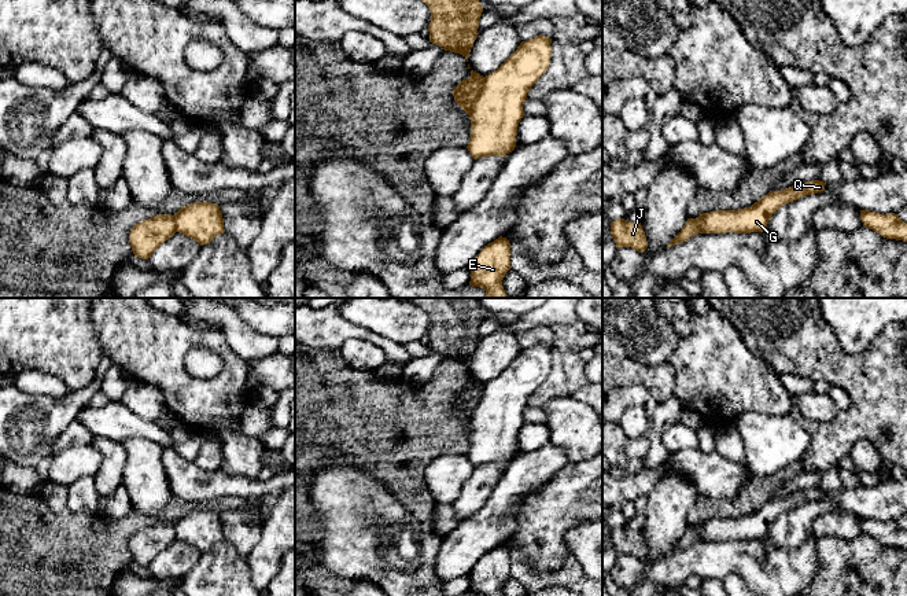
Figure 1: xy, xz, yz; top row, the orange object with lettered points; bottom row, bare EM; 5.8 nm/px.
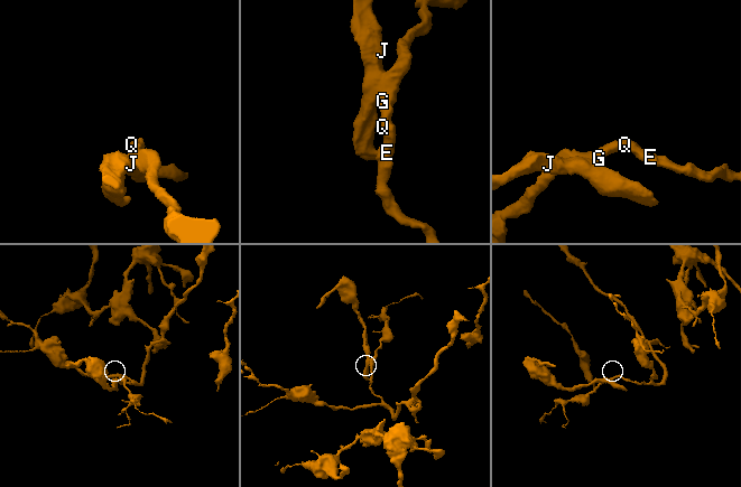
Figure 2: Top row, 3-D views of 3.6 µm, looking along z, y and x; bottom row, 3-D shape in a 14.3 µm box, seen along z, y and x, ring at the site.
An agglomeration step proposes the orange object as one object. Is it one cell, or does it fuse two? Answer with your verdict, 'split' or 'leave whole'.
split

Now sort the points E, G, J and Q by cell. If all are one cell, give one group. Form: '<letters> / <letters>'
E G Q / J

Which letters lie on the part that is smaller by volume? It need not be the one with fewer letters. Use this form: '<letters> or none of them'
J

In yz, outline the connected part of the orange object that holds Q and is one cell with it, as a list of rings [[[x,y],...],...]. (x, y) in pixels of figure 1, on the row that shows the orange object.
[[[821,180],[800,183],[781,191],[770,191],[759,202],[740,210],[716,210],[700,214],[704,233],[751,233],[763,232],[770,217],[784,205],[805,195],[822,192],[826,183]]]

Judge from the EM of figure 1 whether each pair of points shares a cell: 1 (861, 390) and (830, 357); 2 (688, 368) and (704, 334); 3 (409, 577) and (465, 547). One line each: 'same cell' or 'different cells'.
1: same cell
2: same cell
3: different cells

